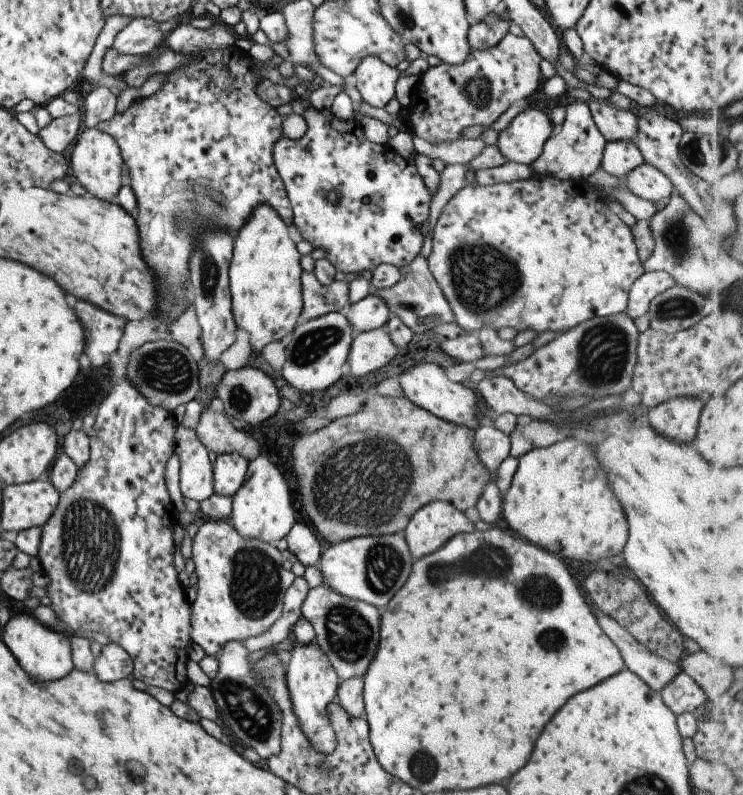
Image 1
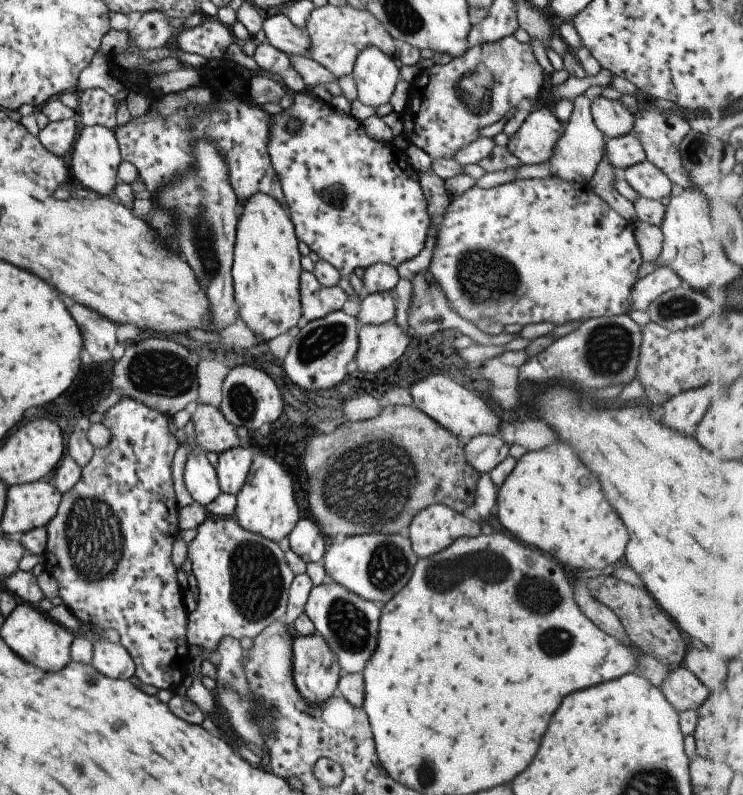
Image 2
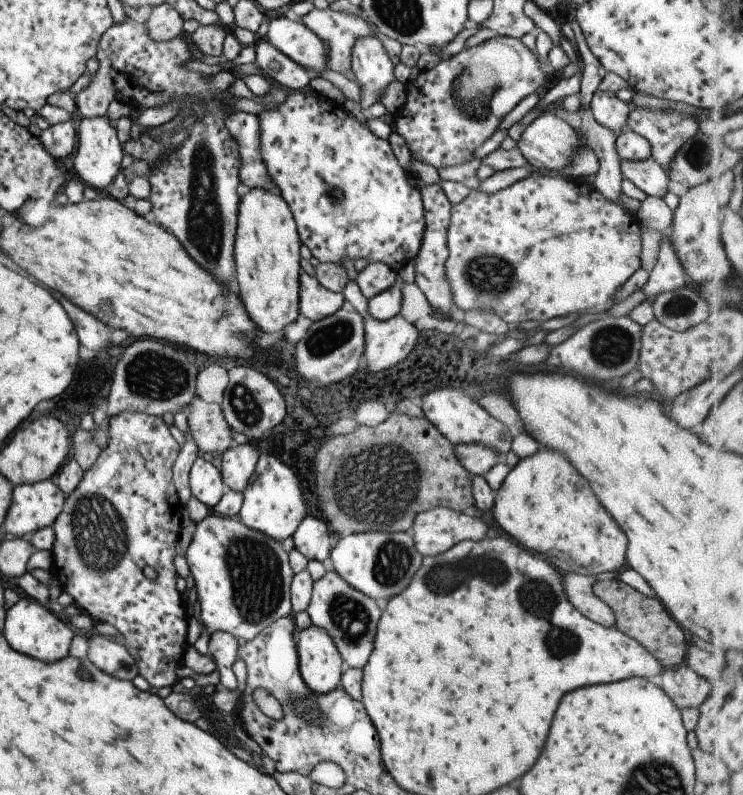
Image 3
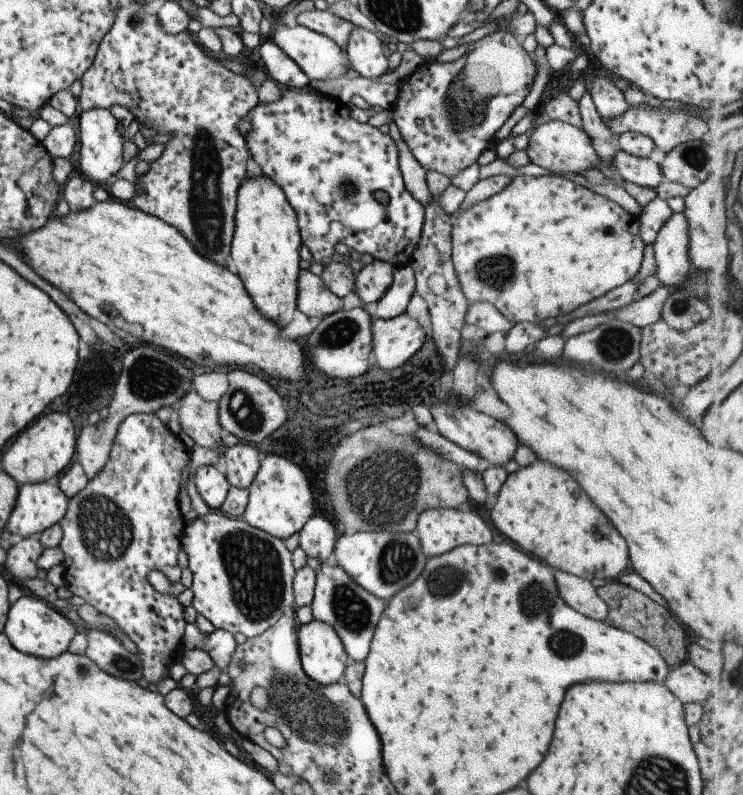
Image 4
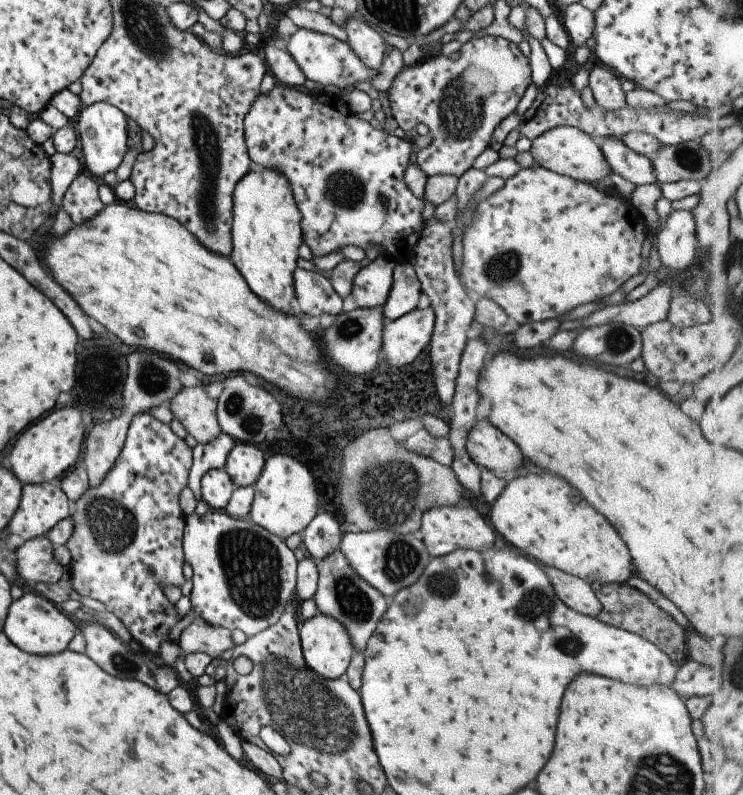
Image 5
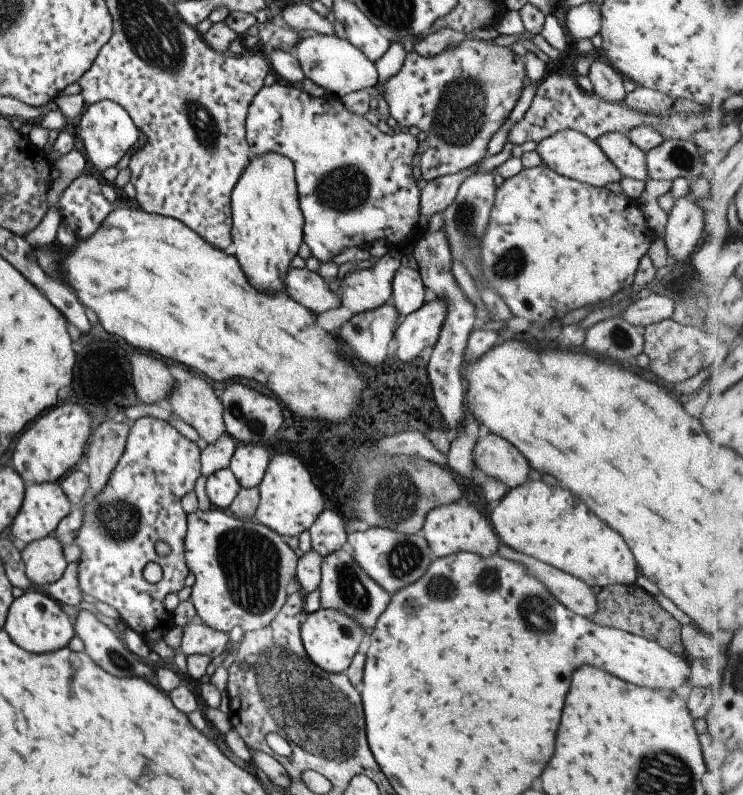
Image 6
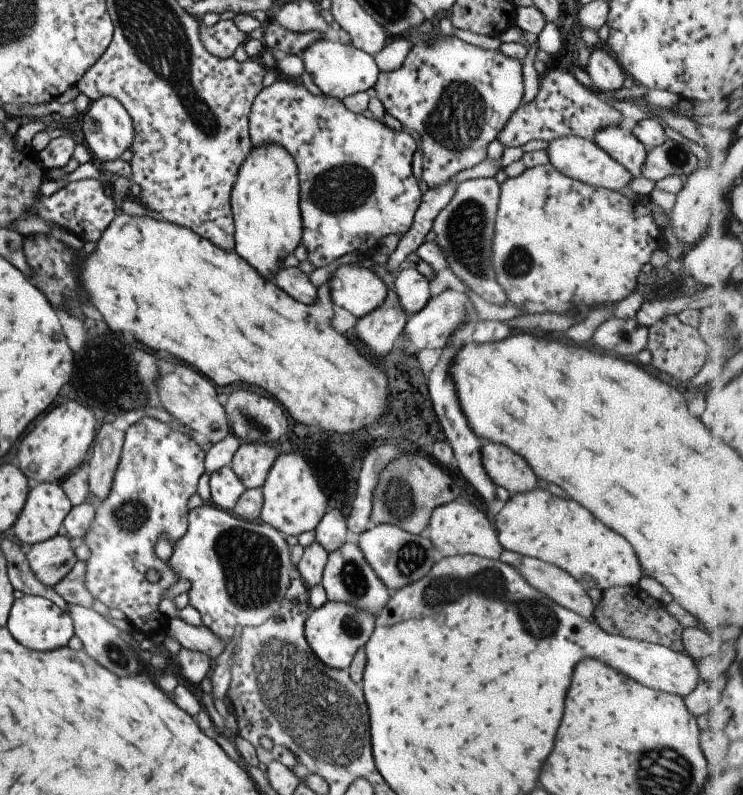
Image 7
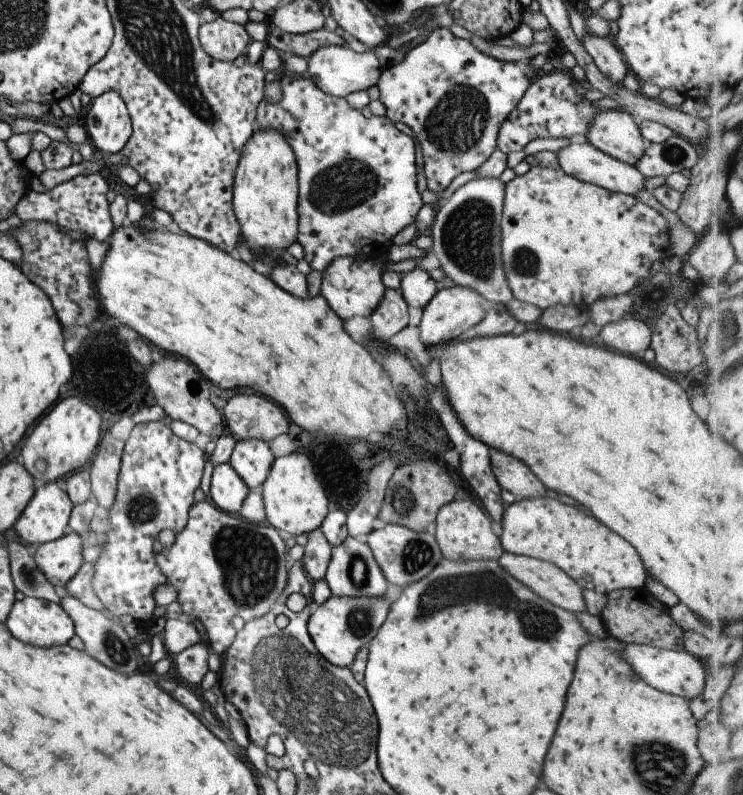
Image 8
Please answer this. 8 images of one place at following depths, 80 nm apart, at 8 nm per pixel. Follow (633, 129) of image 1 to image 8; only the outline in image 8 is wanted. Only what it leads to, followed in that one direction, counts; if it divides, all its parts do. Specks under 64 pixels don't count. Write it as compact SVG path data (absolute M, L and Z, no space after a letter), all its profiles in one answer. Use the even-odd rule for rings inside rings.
M585 33L581 43L587 54L593 59L599 72L602 72L609 80L619 83L628 73L624 56L616 49L610 36L596 37Z

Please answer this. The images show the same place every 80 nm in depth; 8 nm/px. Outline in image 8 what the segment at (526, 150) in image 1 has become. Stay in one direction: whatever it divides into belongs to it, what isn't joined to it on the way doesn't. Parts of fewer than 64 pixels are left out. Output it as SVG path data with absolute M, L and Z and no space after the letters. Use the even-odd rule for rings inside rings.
M587 141L583 142L583 144L571 142L555 154L559 161L559 168L565 174L578 178L580 181L603 187L614 193L626 195L633 195L644 189L643 182L645 182L645 178L633 165L611 158L608 154L591 146Z

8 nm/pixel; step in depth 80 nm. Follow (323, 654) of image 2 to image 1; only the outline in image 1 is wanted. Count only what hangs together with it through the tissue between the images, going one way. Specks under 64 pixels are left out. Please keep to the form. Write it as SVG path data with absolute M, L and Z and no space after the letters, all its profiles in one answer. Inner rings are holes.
M314 641L311 644L292 646L284 672L284 683L291 710L295 714L295 724L301 730L301 734L307 738L308 745L315 752L329 754L335 748L335 738L328 722L327 706L335 699L337 676Z

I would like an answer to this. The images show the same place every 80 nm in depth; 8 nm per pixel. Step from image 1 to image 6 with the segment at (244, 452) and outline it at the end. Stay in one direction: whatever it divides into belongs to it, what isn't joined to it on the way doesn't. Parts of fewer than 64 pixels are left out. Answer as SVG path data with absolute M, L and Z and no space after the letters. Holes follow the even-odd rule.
M189 375L187 380L175 380L165 399L172 416L191 426L207 445L226 433L220 400L201 378Z

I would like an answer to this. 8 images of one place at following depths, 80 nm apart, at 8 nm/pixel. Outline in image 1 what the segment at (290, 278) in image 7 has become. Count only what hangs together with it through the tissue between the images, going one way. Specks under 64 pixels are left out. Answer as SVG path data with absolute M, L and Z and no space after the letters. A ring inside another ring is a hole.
M312 272L300 273L302 310L301 320L313 320L336 312L348 301L348 286L345 282L333 280L328 286L319 284Z

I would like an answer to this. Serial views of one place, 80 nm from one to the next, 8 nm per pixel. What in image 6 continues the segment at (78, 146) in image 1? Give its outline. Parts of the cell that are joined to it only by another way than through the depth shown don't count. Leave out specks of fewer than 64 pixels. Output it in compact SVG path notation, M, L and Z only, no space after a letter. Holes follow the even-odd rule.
M99 99L96 103L86 105L77 124L77 134L85 149L86 160L89 166L101 172L115 166L119 158L136 144L137 131L127 111L111 99Z

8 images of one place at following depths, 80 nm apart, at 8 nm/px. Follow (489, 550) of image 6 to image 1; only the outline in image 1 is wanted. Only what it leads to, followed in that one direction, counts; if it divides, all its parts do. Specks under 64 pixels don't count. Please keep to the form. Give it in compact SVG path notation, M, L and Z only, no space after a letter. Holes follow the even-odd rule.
M444 501L421 506L405 526L405 542L412 558L422 558L437 551L457 534L474 531L464 514Z

